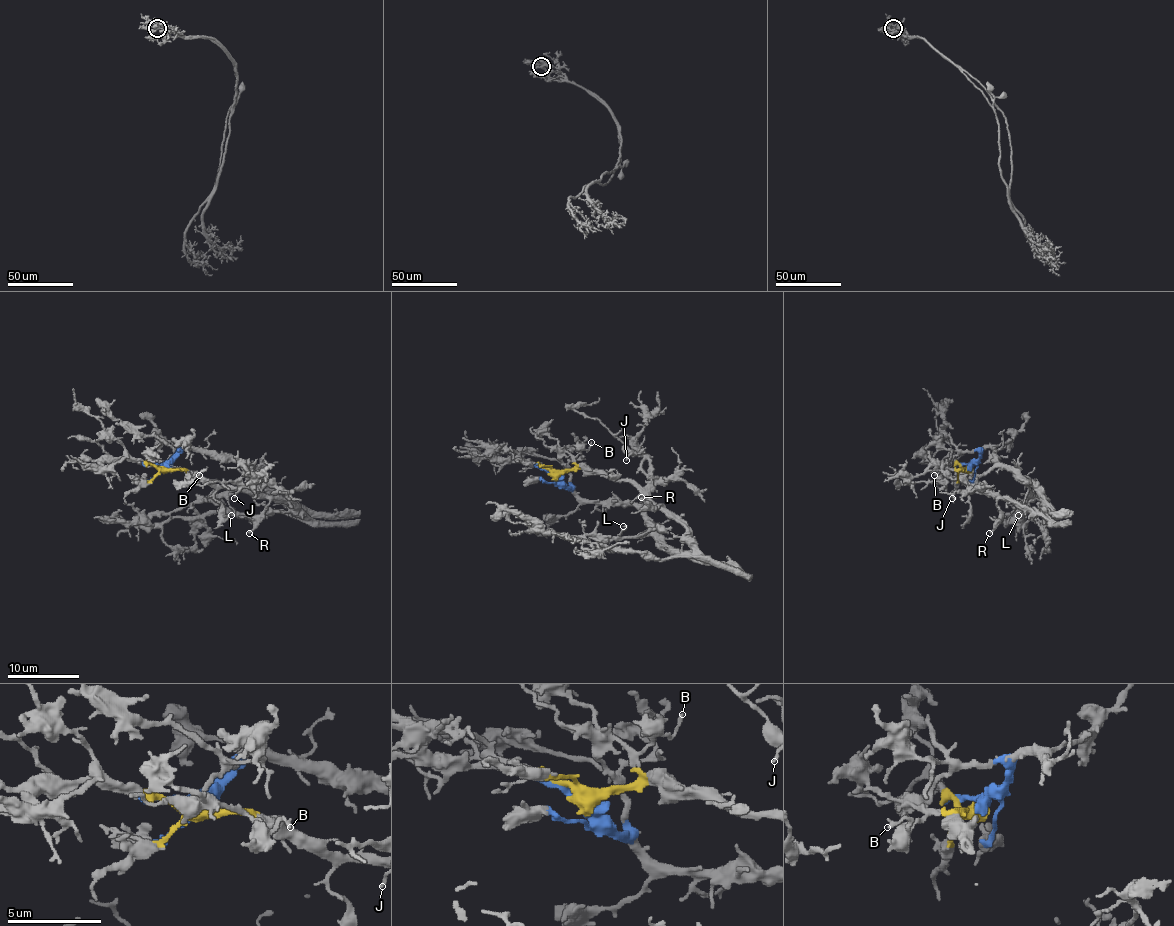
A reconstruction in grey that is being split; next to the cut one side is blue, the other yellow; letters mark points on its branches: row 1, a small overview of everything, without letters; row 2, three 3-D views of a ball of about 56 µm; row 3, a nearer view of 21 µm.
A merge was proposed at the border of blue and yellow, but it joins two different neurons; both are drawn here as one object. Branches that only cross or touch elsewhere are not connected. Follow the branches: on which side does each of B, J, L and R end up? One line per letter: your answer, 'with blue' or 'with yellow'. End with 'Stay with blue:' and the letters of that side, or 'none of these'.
B: with yellow
J: with yellow
L: with blue
R: with yellow
Stay with blue: L

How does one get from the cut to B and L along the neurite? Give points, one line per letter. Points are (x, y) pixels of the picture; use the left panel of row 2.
B: (164, 467), (180, 467), (189, 475), (200, 475)
L: (164, 466), (184, 448), (234, 455), (257, 480), (236, 487), (230, 493), (229, 502), (234, 511), (230, 516)

